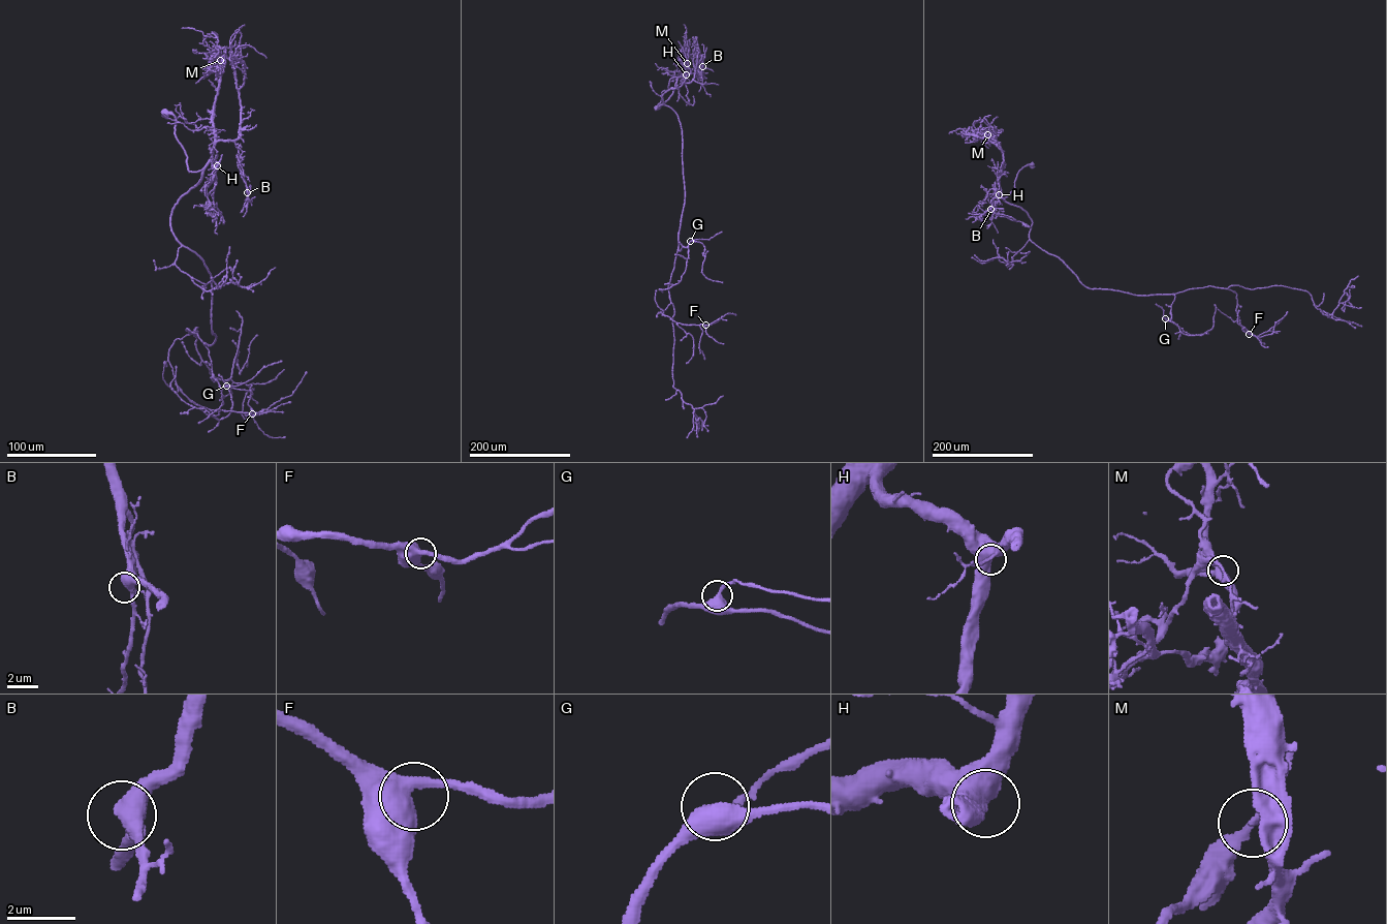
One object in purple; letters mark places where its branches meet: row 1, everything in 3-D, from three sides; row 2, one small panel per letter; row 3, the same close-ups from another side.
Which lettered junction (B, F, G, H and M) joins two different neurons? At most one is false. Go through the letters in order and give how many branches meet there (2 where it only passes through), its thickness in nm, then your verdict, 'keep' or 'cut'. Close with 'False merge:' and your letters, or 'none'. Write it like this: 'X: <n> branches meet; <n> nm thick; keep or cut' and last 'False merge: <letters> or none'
B: 2 branches meet; 550 nm thick; keep
F: 2 branches meet; 550 nm thick; keep
G: 2 branches meet; 500 nm thick; keep
H: 2 branches meet; 600 nm thick; keep
M: 2 branches meet; 240 nm thick; cut
False merge: M

